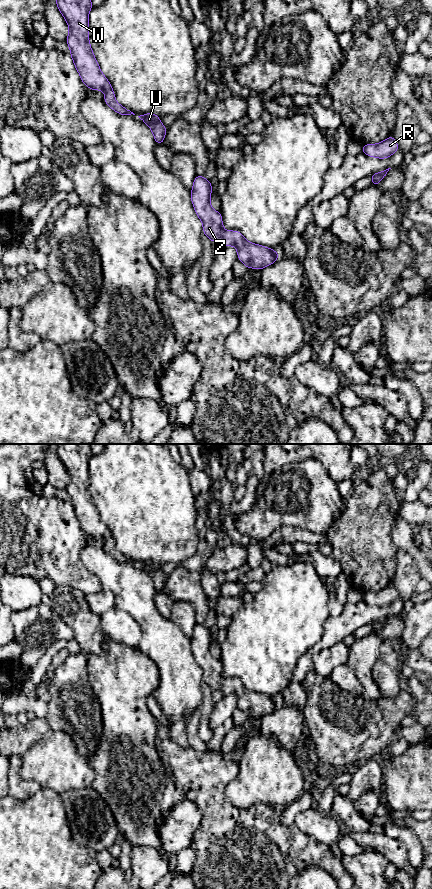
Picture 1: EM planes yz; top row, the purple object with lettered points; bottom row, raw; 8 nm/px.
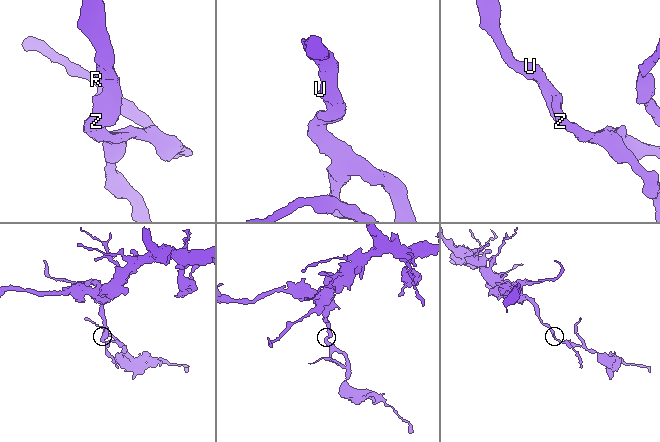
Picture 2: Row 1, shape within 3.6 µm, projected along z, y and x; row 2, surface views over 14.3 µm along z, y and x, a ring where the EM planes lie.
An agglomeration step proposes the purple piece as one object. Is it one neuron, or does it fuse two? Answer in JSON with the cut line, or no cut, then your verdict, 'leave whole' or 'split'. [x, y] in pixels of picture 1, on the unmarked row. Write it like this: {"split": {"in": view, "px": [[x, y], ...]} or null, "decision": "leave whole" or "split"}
{"split": null, "decision": "leave whole"}

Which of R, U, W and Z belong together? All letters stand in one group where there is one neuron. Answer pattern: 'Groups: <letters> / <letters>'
Groups: R U W Z

